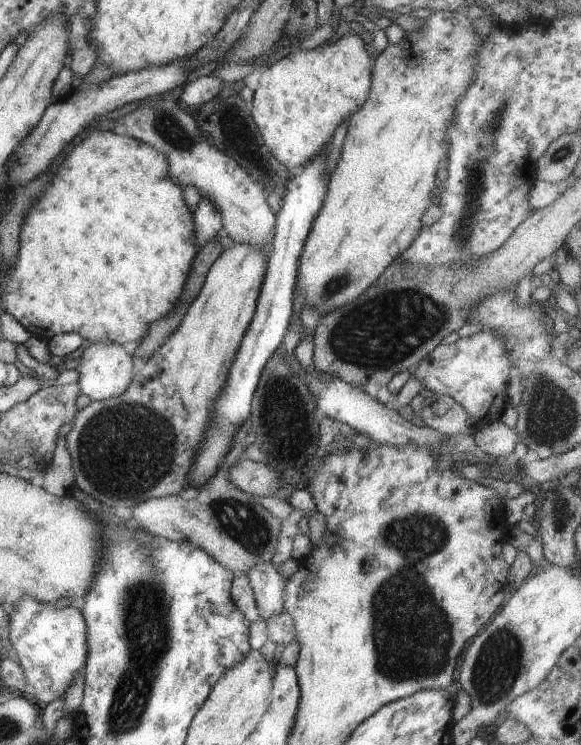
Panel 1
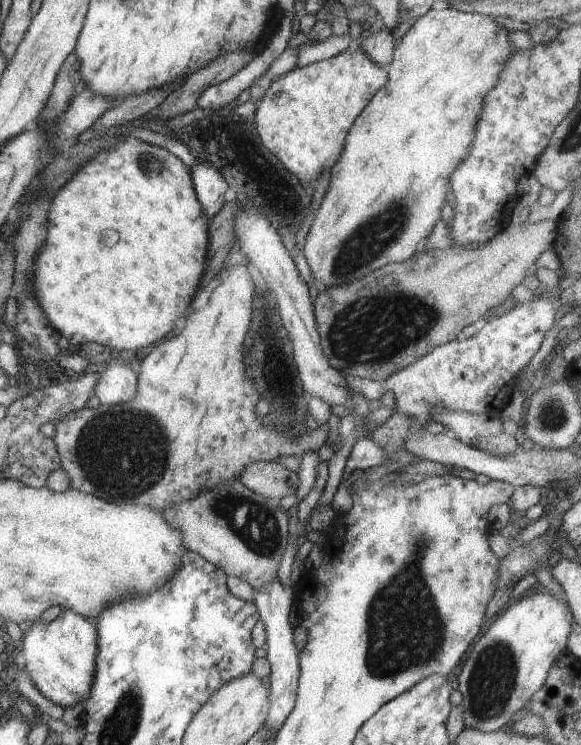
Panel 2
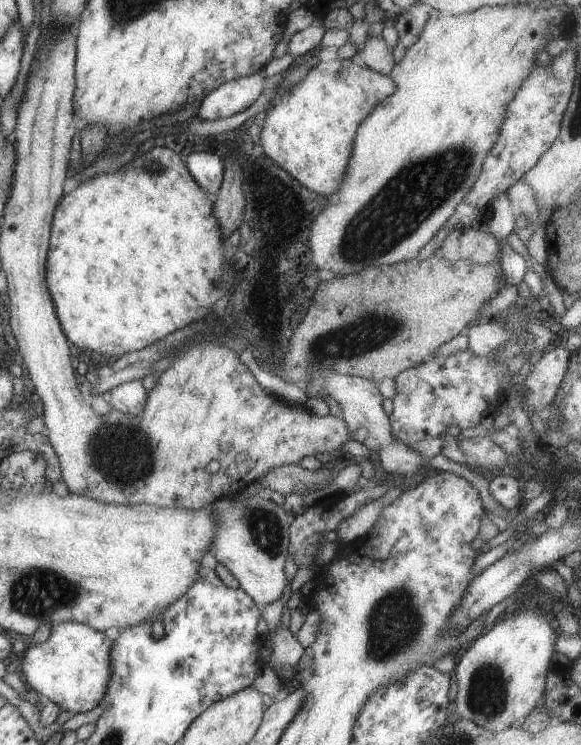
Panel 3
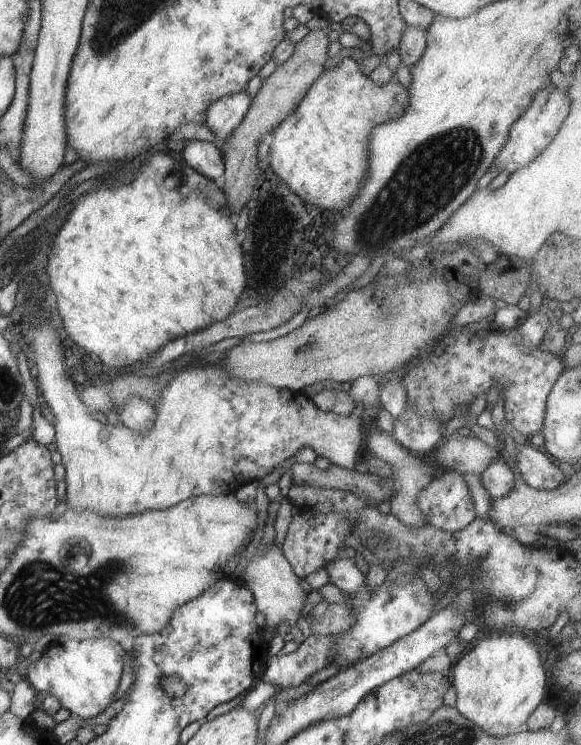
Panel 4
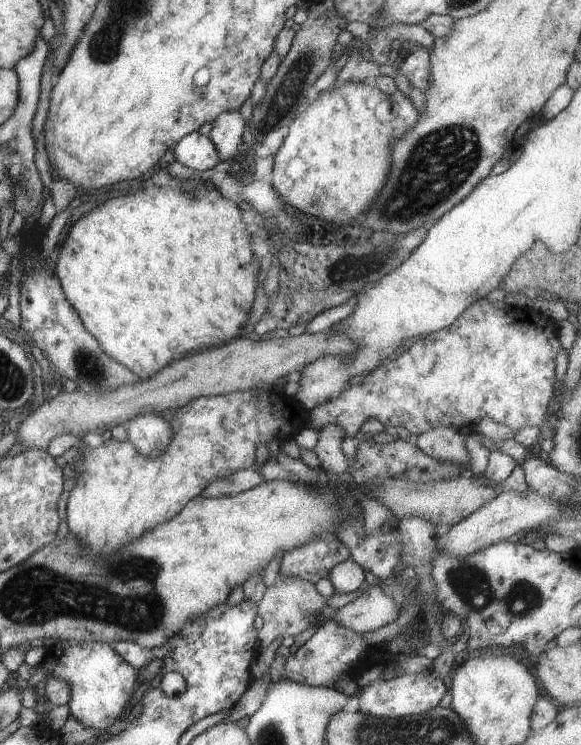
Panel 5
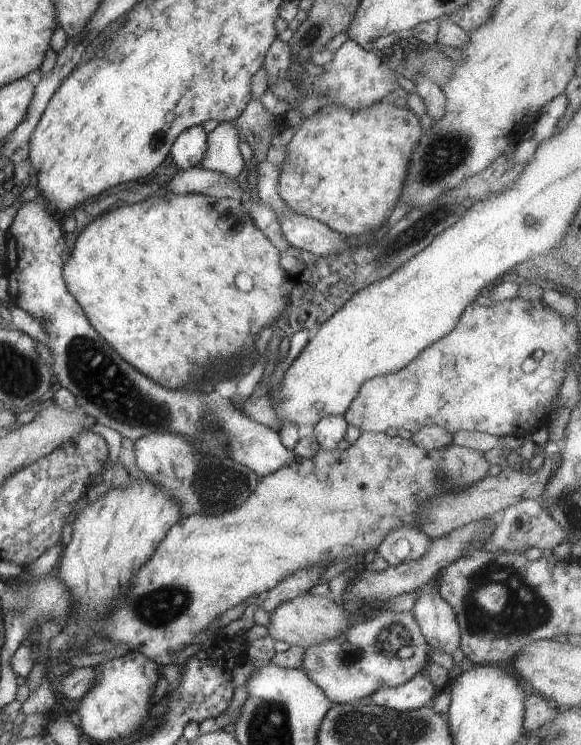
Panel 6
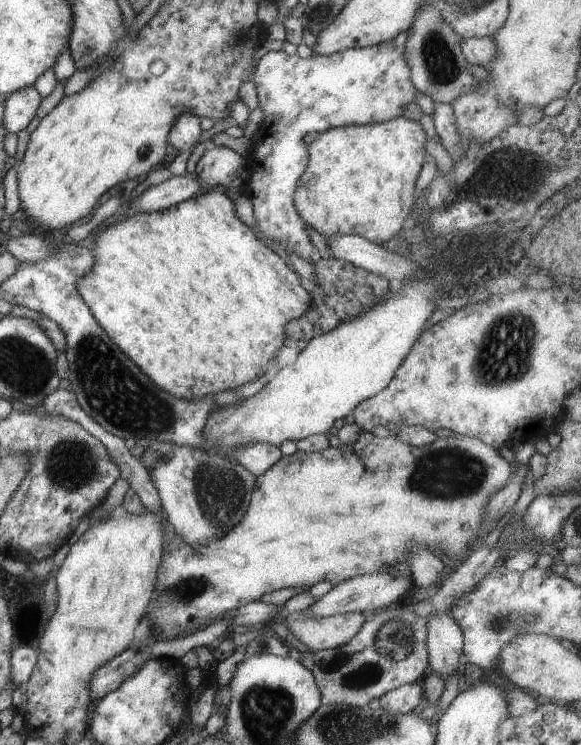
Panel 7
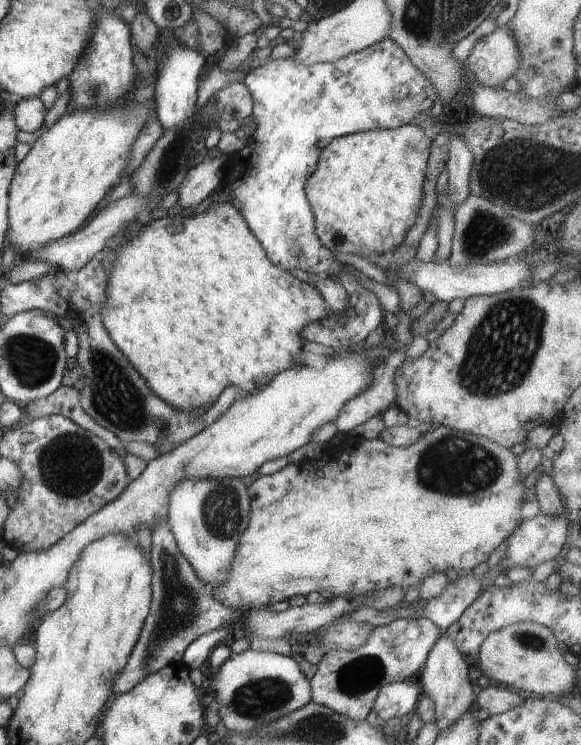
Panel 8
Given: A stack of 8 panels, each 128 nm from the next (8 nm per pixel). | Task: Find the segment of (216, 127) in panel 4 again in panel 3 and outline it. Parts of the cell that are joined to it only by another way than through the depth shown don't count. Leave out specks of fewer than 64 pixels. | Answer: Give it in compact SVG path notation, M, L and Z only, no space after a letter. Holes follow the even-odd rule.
M259 70L252 76L224 82L216 90L212 90L200 102L198 116L206 120L218 120L248 110L264 90L265 79L262 72L263 70Z

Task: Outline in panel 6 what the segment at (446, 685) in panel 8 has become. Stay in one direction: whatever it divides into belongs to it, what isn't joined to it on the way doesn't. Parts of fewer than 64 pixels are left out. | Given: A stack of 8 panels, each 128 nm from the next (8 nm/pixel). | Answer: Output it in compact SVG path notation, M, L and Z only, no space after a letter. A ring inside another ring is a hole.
M428 583L415 592L413 616L430 649L454 653L461 642L461 631L454 610L444 601L437 590Z

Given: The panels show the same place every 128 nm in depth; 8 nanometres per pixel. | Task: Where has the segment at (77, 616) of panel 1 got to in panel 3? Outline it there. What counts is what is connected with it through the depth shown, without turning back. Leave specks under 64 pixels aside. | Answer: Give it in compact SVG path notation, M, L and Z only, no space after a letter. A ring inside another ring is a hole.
M64 622L51 625L48 640L41 645L30 644L22 654L22 676L27 686L36 690L38 694L47 696L61 710L68 710L72 717L78 712L88 712L96 708L106 696L106 686L110 680L110 650L112 650L113 635L92 630L84 624Z

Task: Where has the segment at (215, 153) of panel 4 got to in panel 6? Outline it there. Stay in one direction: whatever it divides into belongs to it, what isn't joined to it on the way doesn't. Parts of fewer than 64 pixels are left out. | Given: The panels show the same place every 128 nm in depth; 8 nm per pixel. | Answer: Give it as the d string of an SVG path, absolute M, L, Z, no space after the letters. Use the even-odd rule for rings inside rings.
M202 125L182 132L171 147L170 156L175 166L180 170L202 167L204 156L208 149L207 134Z

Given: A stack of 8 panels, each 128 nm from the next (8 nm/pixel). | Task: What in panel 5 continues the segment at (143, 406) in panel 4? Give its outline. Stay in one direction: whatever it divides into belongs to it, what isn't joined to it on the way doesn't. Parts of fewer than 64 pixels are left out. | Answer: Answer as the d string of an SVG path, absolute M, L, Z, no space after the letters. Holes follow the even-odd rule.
M143 413L129 420L128 441L145 455L157 455L171 440L171 425L156 413Z

